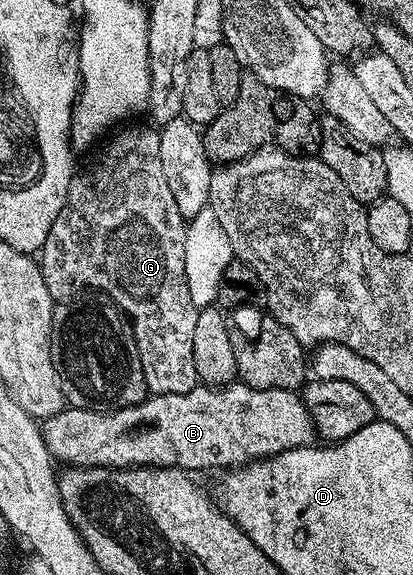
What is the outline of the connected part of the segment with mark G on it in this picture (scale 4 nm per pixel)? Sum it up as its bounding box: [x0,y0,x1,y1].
[38,128,198,393]

